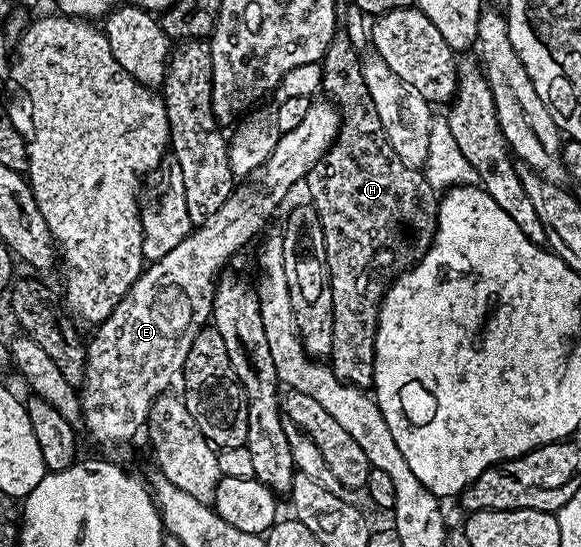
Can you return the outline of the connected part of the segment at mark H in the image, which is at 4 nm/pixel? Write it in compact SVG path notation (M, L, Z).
M338 30L331 45L327 45L321 58L321 87L330 103L337 108L341 124L329 152L309 171L309 195L311 205L317 211L323 225L323 245L327 249L327 269L331 285L331 305L333 306L333 353L331 366L339 378L354 387L369 389L375 377L375 333L377 314L381 308L381 298L393 280L410 267L415 266L427 253L433 243L437 228L437 204L439 193L427 181L424 170L399 161L395 149L383 133L383 121L375 113L375 101L363 81L362 56L345 30Z

